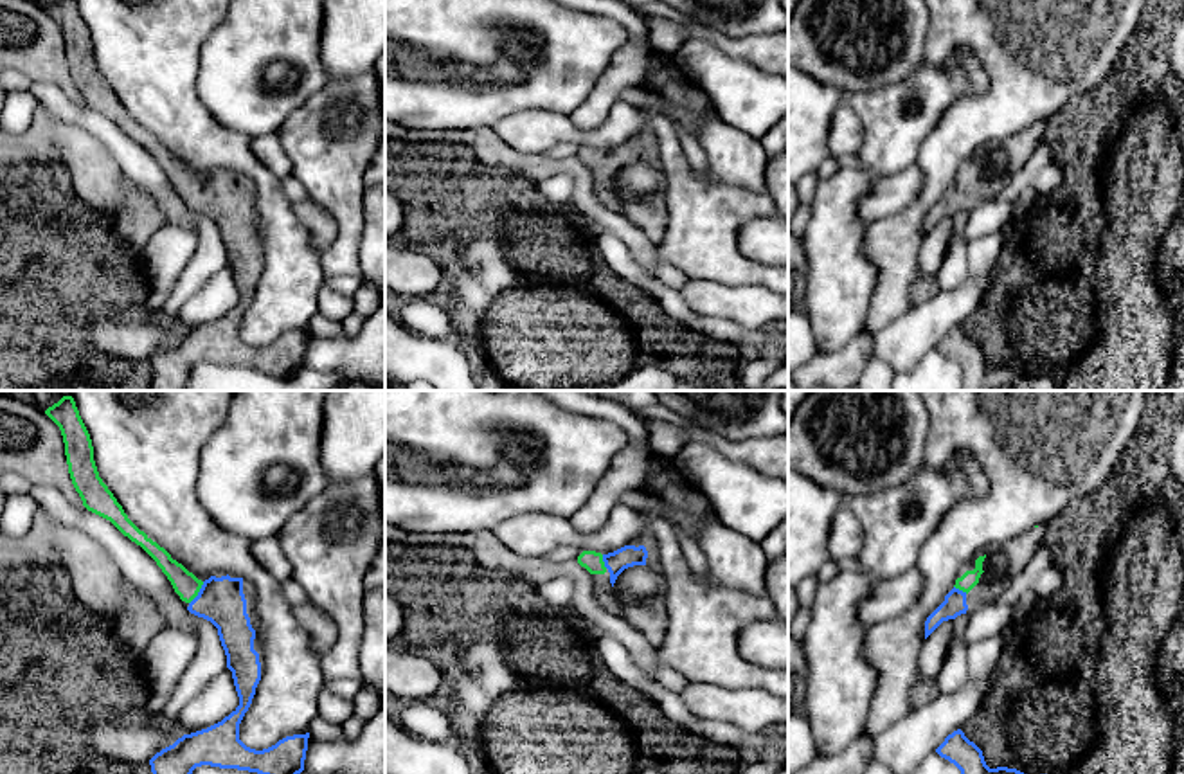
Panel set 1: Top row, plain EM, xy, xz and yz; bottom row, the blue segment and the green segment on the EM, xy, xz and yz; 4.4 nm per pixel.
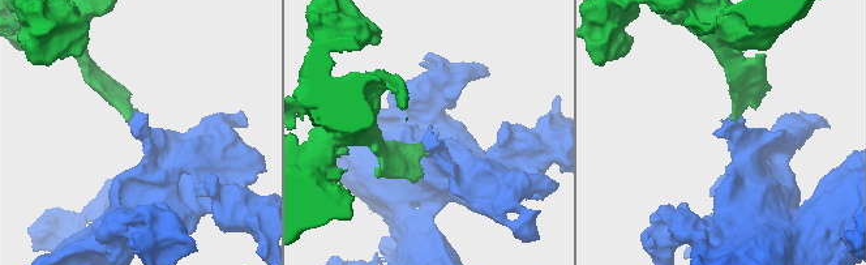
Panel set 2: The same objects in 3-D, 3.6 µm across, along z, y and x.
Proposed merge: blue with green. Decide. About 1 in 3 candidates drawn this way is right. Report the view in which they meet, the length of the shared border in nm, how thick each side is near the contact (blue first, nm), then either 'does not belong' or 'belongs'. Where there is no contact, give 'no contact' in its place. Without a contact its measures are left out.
meets blue in xy; contact 120 nm long; 200 nm thick on the blue side, 110 nm on the other; belongs

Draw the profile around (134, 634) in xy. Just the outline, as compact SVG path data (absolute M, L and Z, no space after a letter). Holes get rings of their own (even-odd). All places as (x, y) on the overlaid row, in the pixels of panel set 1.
M38 509L34 526L25 536L9 540L0 533L0 569L56 563L68 572L79 603L94 614L103 614L112 625L115 641L140 662L149 639L166 623L151 594L124 578L101 542L85 531L54 522L43 509Z

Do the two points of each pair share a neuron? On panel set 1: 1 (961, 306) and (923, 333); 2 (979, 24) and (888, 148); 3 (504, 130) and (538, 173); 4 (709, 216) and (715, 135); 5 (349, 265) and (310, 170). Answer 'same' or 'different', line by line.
1: same
2: different
3: different
4: different
5: same

